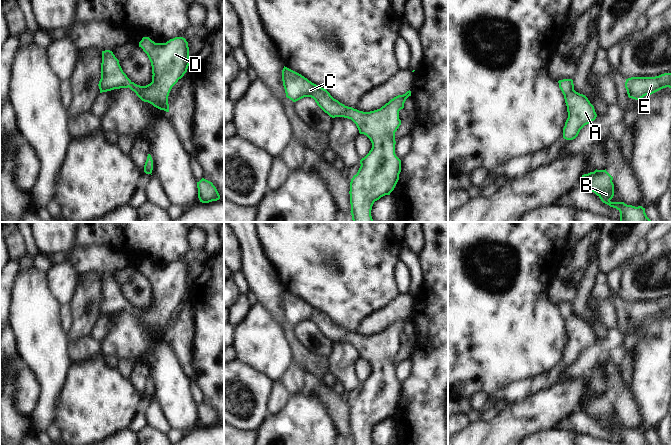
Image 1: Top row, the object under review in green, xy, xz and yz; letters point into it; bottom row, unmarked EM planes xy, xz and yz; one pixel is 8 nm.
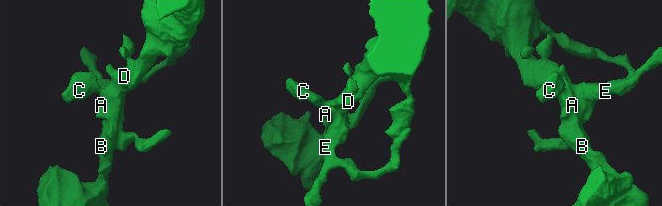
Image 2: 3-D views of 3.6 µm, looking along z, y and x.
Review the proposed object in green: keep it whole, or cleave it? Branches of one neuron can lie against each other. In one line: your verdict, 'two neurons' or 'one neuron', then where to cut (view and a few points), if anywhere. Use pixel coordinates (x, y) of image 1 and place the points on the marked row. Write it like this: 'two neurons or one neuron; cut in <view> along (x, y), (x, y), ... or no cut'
one neuron; no cut

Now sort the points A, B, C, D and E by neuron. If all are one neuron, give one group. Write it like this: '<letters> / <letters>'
A B C D E

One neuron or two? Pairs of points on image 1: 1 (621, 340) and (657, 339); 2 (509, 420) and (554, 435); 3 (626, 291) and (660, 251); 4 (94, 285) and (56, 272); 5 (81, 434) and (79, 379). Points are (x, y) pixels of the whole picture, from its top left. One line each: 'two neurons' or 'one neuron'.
1: two neurons
2: two neurons
3: one neuron
4: two neurons
5: one neuron

